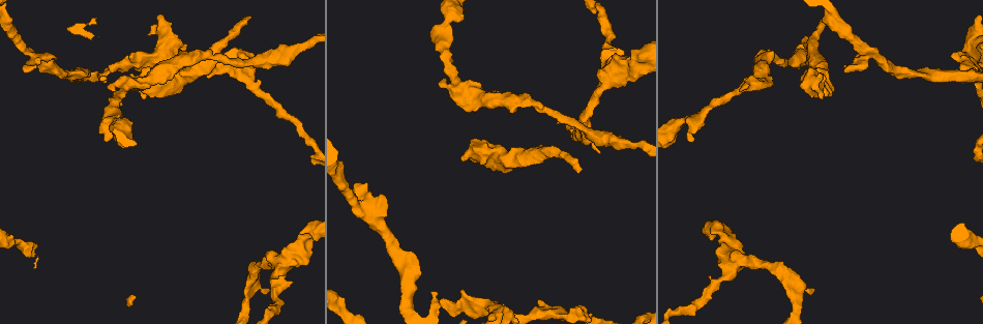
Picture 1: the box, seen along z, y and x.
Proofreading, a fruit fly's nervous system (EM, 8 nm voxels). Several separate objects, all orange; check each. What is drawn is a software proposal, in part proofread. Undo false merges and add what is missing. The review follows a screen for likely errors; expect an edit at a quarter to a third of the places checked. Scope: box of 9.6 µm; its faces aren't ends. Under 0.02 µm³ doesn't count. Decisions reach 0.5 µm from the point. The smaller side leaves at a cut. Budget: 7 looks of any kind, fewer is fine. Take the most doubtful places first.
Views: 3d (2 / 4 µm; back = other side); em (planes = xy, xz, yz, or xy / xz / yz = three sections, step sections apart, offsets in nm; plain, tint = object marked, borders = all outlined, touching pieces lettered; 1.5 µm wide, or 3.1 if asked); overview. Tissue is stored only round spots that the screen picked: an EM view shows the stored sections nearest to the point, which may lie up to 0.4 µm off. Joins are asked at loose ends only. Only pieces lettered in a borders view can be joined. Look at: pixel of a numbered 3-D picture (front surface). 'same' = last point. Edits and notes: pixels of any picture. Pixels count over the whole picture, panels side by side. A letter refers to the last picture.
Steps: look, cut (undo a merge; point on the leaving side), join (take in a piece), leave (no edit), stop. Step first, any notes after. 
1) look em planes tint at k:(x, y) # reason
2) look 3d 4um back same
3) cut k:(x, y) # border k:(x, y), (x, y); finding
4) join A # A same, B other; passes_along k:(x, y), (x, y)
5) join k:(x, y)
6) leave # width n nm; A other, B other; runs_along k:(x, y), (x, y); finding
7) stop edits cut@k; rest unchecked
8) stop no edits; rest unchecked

look 3d 4um back at 1:(814, 289) # branch stops here

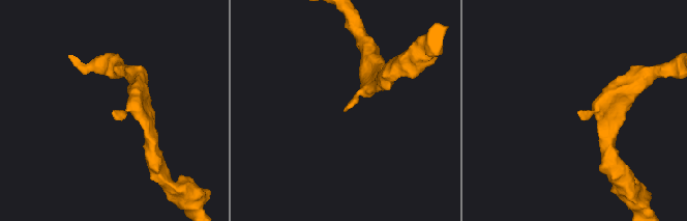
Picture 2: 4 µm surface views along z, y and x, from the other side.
look em xz step 4 borders at 2:(579, 114)

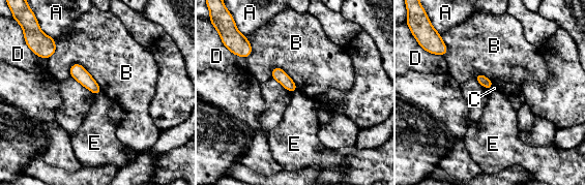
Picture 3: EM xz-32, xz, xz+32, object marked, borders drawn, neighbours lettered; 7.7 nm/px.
leave # A other, B other, C other, D other, E other; none of them fits

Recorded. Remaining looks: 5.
look em yz step 4 tint at 1:(581, 169) # end of a long branch

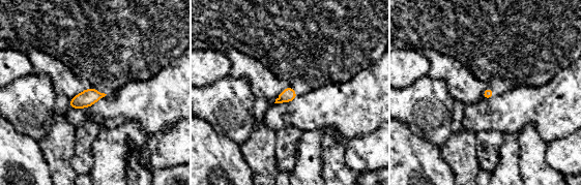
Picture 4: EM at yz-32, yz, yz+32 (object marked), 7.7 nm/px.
look em planes tint same

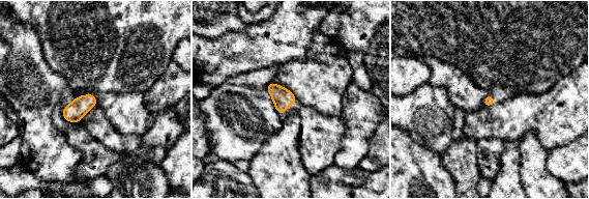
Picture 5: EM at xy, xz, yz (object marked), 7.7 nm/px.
look em planes borders same # see the neighbours

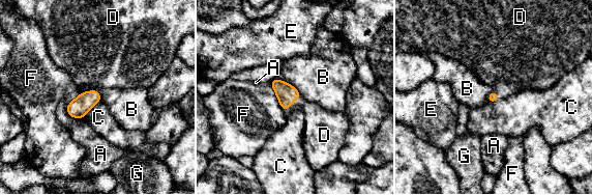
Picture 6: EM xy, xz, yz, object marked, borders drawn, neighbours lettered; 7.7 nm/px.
join D # A other, B other, C other, D same, E other, F other, G other; passes_along 6:(286, 93), (292, 102), (318, 120); the neuron continues

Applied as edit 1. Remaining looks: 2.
stop edits join@6; rest unchecked

